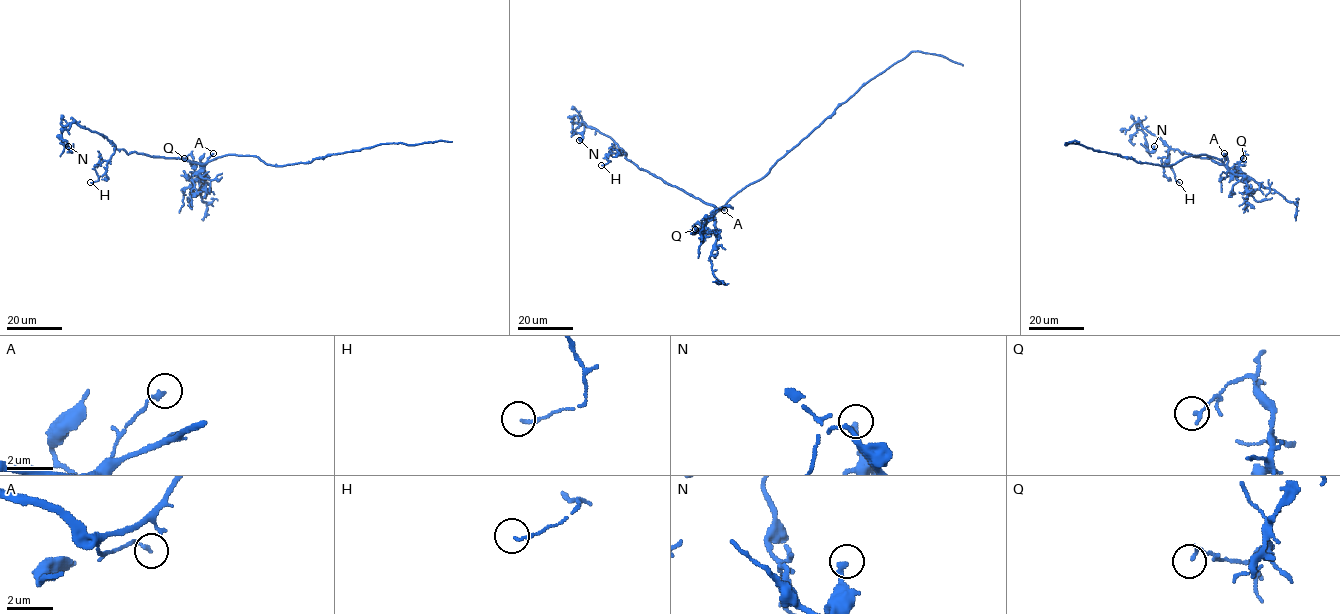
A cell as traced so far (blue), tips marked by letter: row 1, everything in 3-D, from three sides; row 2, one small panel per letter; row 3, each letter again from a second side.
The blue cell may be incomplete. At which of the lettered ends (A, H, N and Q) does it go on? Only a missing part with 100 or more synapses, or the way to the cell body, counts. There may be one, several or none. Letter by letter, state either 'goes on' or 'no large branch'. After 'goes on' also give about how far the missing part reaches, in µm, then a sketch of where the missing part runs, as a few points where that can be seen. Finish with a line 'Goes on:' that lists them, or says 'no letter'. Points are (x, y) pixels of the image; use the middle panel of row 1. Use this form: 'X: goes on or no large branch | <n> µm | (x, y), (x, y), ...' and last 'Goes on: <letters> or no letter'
A: no large branch
H: no large branch
N: no large branch
Q: no large branch
Goes on: no letter

